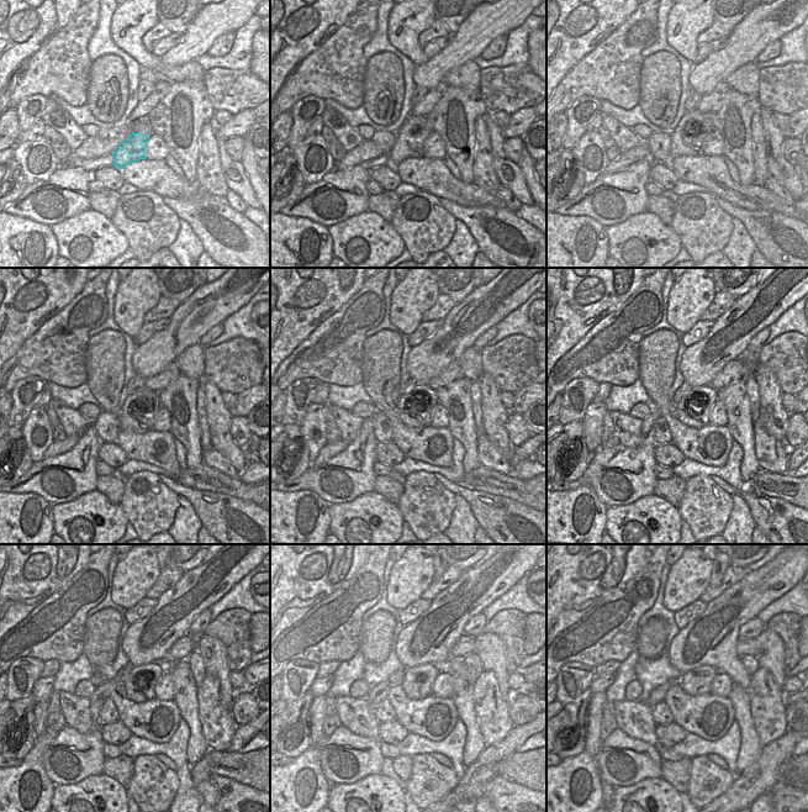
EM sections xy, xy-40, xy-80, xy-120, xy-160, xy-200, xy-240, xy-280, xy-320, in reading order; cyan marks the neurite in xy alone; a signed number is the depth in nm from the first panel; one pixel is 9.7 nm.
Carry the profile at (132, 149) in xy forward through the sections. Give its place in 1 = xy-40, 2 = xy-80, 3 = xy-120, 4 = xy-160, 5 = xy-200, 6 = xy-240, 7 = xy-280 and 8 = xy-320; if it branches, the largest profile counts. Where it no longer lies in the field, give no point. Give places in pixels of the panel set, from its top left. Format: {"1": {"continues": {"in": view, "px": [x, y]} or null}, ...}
{"1": {"continues": {"in": "xy-40", "px": [408, 144]}}, "2": {"continues": {"in": "xy-80", "px": [682, 143]}}, "3": {"continues": {"in": "xy-120", "px": [130, 418]}}, "4": {"continues": {"in": "xy-160", "px": [424, 395]}}, "5": {"continues": {"in": "xy-200", "px": [706, 396]}}, "6": {"continues": {"in": "xy-240", "px": [152, 671]}}, "7": {"continues": {"in": "xy-280", "px": [417, 684]}}, "8": {"continues": {"in": "xy-320", "px": [697, 681]}}}

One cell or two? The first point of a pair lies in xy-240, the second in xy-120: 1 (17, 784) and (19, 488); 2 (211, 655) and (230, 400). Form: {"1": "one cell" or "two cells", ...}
{"1": "two cells", "2": "two cells"}

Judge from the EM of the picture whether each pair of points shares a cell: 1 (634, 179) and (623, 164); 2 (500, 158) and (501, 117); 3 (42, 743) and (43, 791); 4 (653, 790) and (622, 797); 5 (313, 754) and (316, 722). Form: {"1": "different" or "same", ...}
{"1": "different", "2": "different", "3": "same", "4": "same", "5": "different"}

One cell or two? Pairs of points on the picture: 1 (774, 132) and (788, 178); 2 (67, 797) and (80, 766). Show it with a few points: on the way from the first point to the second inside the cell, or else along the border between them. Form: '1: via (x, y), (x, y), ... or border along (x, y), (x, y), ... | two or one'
1: via (774, 143), (779, 168) | one
2: border along (100, 773), (88, 775), (74, 784), (56, 786) | two

